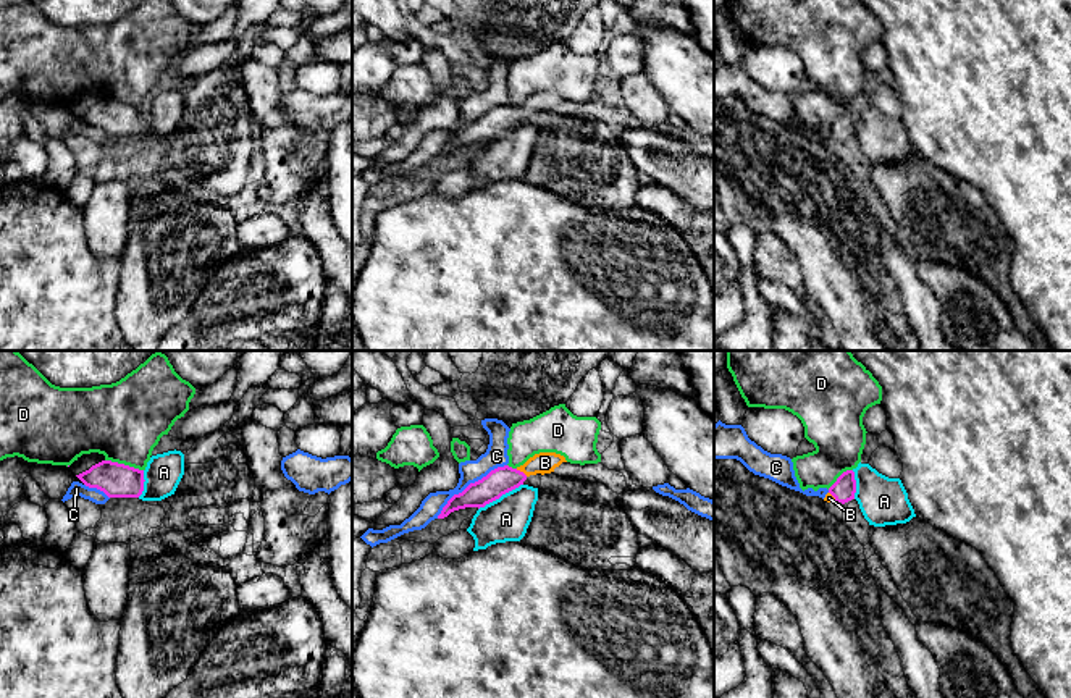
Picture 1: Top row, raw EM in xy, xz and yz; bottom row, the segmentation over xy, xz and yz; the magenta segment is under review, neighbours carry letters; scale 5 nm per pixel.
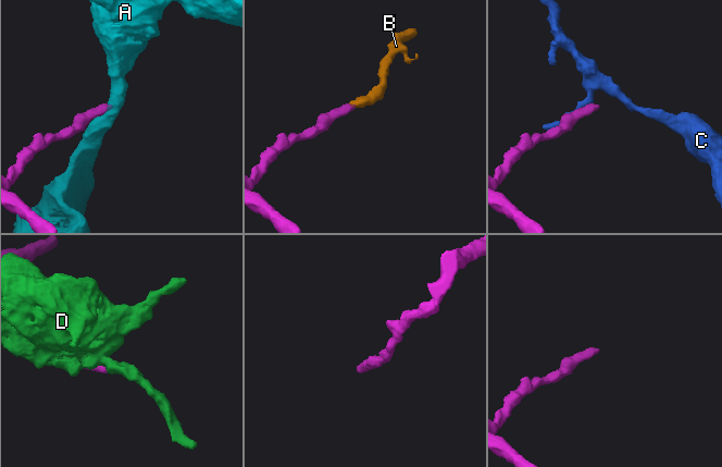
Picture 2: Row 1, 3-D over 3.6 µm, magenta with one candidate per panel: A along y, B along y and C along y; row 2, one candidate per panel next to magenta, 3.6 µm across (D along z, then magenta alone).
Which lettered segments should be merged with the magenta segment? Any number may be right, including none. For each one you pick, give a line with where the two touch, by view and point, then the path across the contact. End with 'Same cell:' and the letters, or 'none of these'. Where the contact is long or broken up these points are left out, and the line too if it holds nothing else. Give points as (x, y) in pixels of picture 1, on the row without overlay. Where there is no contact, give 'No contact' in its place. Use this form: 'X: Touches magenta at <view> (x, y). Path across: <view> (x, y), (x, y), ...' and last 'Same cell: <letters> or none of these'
B: Touches magenta at xz (522, 110). Path across: xz (501, 118), (512, 117), (522, 110), (545, 100)
Same cell: B

